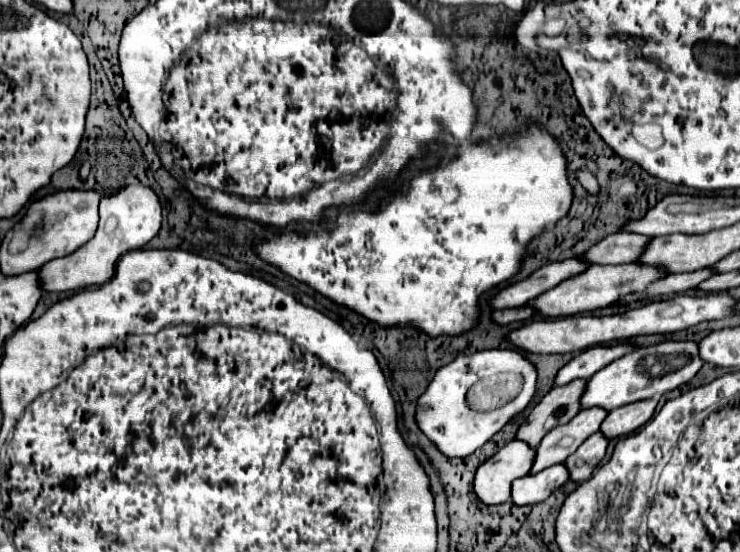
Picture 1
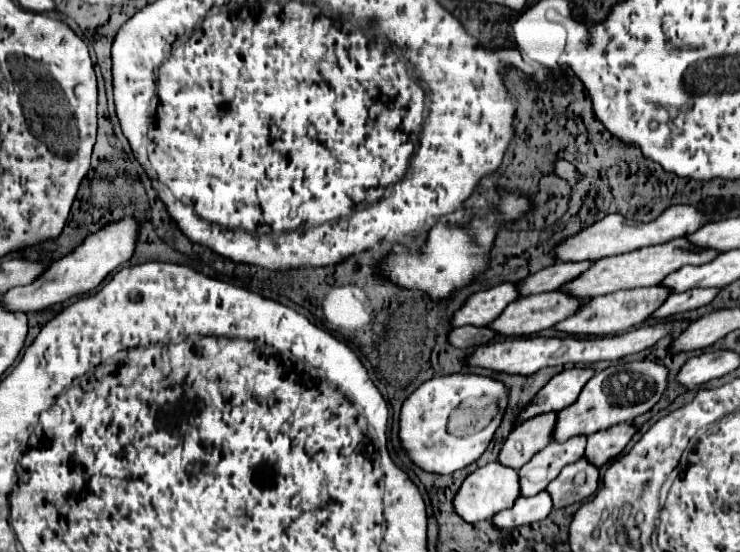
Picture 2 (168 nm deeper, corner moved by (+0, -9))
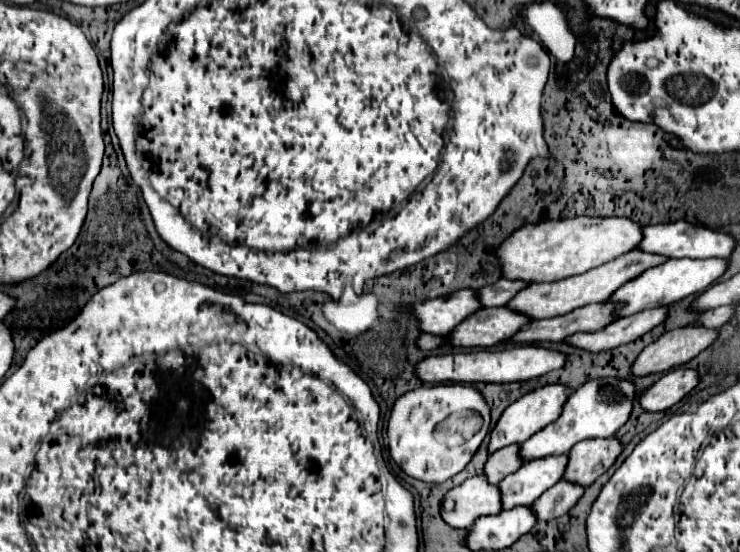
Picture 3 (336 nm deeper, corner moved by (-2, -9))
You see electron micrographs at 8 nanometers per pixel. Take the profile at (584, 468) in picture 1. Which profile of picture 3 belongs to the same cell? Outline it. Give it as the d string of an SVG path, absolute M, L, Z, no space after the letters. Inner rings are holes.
M562 479L556 485L552 485L550 489L546 489L542 493L542 497L534 501L532 509L536 511L536 517L540 521L562 517L564 513L568 513L576 505L576 501L584 495L584 491L586 489L582 485Z

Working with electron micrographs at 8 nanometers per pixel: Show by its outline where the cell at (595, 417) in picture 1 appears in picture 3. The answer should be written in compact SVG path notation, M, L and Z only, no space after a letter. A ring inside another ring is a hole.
M552 455L526 461L516 473L500 481L504 509L516 505L532 505L548 487L560 481L566 473L568 455Z

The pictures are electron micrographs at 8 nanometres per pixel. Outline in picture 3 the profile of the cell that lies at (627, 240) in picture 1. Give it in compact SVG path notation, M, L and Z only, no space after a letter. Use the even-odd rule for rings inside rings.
M500 279L494 285L486 285L480 289L480 301L484 301L484 307L496 307L506 305L512 297L516 297L518 291L526 289L530 283L520 279Z

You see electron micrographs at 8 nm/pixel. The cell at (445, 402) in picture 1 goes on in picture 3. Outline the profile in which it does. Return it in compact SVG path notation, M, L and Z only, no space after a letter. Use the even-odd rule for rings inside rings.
M462 383L422 385L396 399L388 421L388 447L390 447L392 459L406 475L420 479L424 483L444 483L446 479L454 477L470 463L480 443L484 441L488 427L490 427L490 407L486 403L486 397L474 385L468 385L468 383L466 385ZM456 409L480 409L484 425L470 441L454 443L454 447L450 447L438 441L438 433L434 433L434 429L440 421L444 421Z

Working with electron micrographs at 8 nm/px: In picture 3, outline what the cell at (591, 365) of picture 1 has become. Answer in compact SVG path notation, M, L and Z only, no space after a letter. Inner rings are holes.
M552 383L552 385L544 385L544 387L538 387L530 393L526 393L524 397L520 397L518 401L514 401L500 417L498 425L494 427L494 431L490 433L490 447L488 451L494 453L496 449L502 449L506 445L512 445L512 443L522 443L526 441L532 433L544 429L548 423L556 421L564 409L564 403L568 401L568 391L570 387L568 385L562 385L562 383Z

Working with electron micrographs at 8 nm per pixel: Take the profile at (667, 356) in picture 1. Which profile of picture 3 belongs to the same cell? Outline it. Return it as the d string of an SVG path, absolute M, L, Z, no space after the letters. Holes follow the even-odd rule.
M604 377L604 379L592 379L578 387L566 401L562 415L534 433L528 441L524 441L520 447L520 455L524 459L538 459L546 455L562 455L568 453L576 443L592 437L612 437L628 419L632 413L632 405L638 399L638 391L634 381L620 379L620 377Z

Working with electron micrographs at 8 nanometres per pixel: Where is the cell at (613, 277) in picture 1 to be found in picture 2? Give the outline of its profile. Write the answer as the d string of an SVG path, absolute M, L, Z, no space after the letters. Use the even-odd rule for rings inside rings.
M550 291L550 293L538 293L532 297L520 297L518 301L512 301L500 315L498 319L494 319L488 329L494 329L494 333L502 335L502 337L520 337L520 335L534 335L540 333L544 329L550 329L552 325L556 325L558 321L570 317L584 301L570 297L566 293L558 293L558 291Z

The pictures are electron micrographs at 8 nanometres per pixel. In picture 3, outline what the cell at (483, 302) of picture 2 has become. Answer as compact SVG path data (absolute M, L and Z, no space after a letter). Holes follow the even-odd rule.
M460 289L452 295L414 303L414 315L420 321L420 329L434 335L450 335L464 319L482 309L476 289Z

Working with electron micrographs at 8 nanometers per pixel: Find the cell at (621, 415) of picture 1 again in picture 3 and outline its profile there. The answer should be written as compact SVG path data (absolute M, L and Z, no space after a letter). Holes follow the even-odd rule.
M596 437L580 441L580 445L572 447L568 453L570 461L564 479L572 479L572 483L588 487L612 467L612 463L620 453L622 453L622 441L618 437L604 437L604 439Z

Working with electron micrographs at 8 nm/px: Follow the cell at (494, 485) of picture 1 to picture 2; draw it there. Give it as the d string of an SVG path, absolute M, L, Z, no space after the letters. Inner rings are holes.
M494 461L494 463L488 463L488 465L480 467L480 469L476 469L474 473L470 473L464 479L458 493L454 495L454 511L466 523L478 523L478 521L484 521L484 519L492 519L494 513L514 505L518 495L520 495L518 473L514 469L510 469L510 467L504 467L498 461Z

